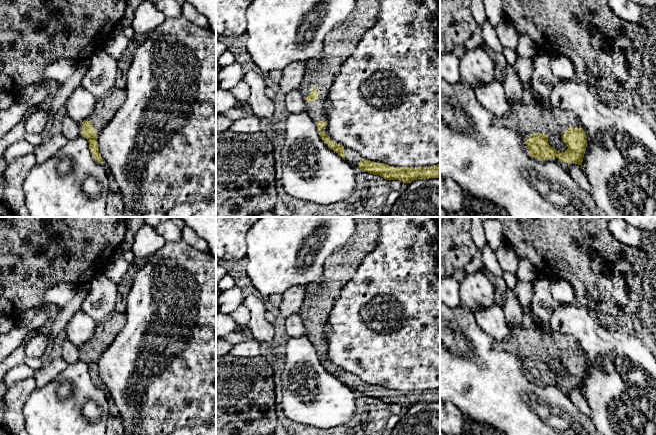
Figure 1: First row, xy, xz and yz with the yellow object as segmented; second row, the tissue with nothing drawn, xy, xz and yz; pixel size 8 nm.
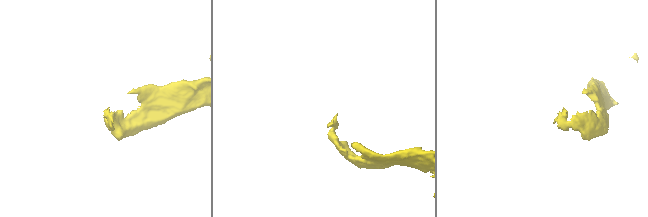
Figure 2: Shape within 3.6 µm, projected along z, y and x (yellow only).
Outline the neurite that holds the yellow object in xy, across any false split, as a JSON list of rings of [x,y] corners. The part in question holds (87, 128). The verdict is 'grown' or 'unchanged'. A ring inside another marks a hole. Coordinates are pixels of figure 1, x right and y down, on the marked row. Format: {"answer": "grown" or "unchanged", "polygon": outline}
{"answer": "grown", "polygon": [[[103,102],[99,103],[90,116],[78,123],[79,134],[88,140],[92,156],[101,164],[103,164],[103,159],[99,152],[97,138],[102,129],[107,125],[112,110],[111,105]]]}

